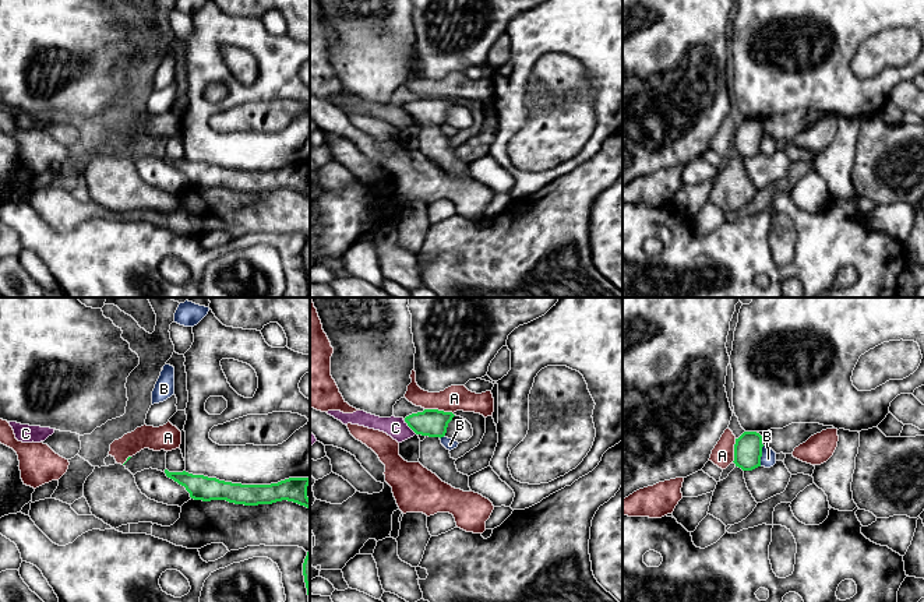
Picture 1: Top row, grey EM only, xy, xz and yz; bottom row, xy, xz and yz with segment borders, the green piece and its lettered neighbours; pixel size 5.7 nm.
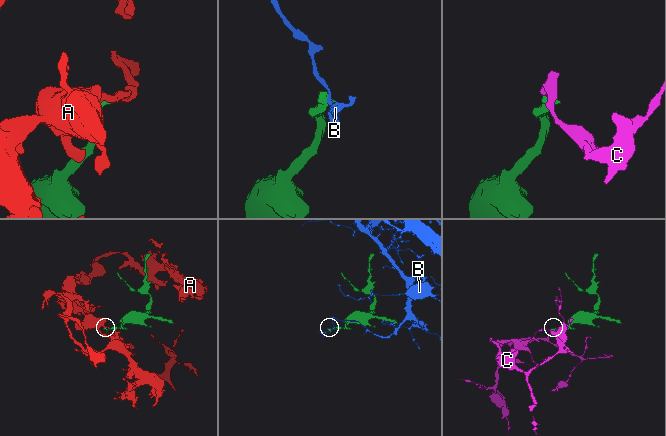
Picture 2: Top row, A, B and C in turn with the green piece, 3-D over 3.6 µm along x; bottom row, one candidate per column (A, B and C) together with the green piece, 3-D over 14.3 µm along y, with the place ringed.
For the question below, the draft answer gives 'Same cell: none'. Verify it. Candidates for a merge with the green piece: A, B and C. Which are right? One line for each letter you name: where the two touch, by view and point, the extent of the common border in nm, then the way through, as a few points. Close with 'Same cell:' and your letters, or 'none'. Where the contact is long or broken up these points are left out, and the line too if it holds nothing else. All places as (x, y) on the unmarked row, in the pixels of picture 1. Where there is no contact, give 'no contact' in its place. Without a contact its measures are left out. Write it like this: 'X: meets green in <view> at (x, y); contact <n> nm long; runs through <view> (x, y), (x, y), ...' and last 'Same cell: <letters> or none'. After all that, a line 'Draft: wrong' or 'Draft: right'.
Same cell: none
Draft: right

